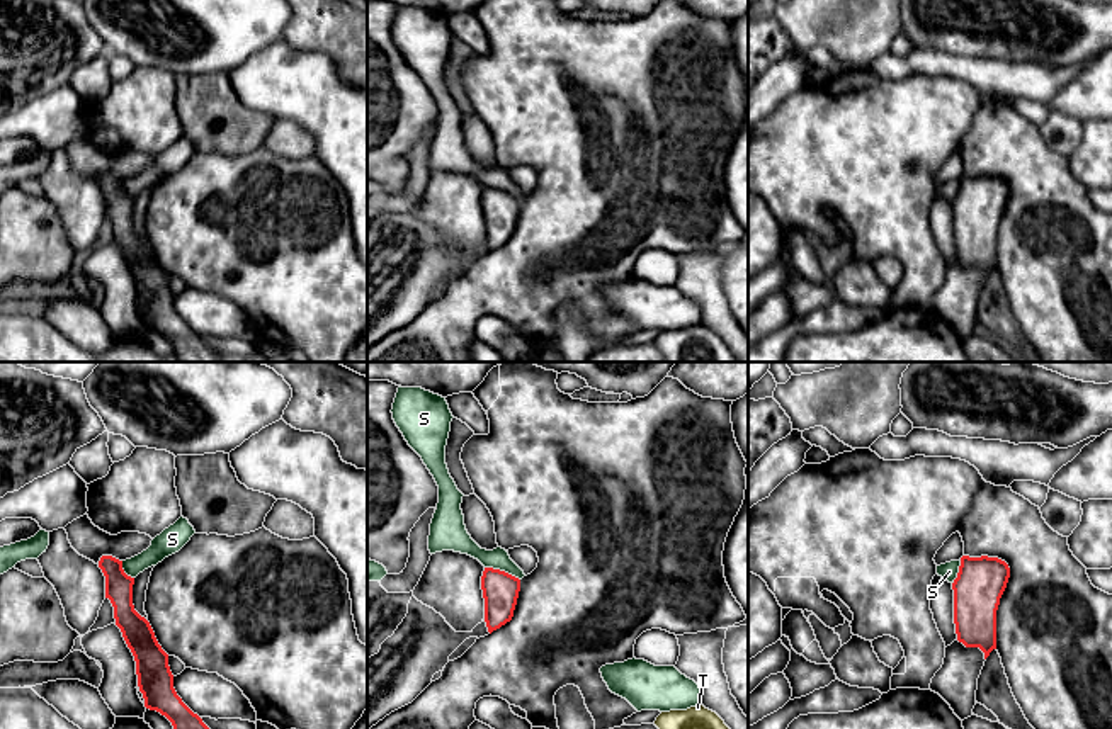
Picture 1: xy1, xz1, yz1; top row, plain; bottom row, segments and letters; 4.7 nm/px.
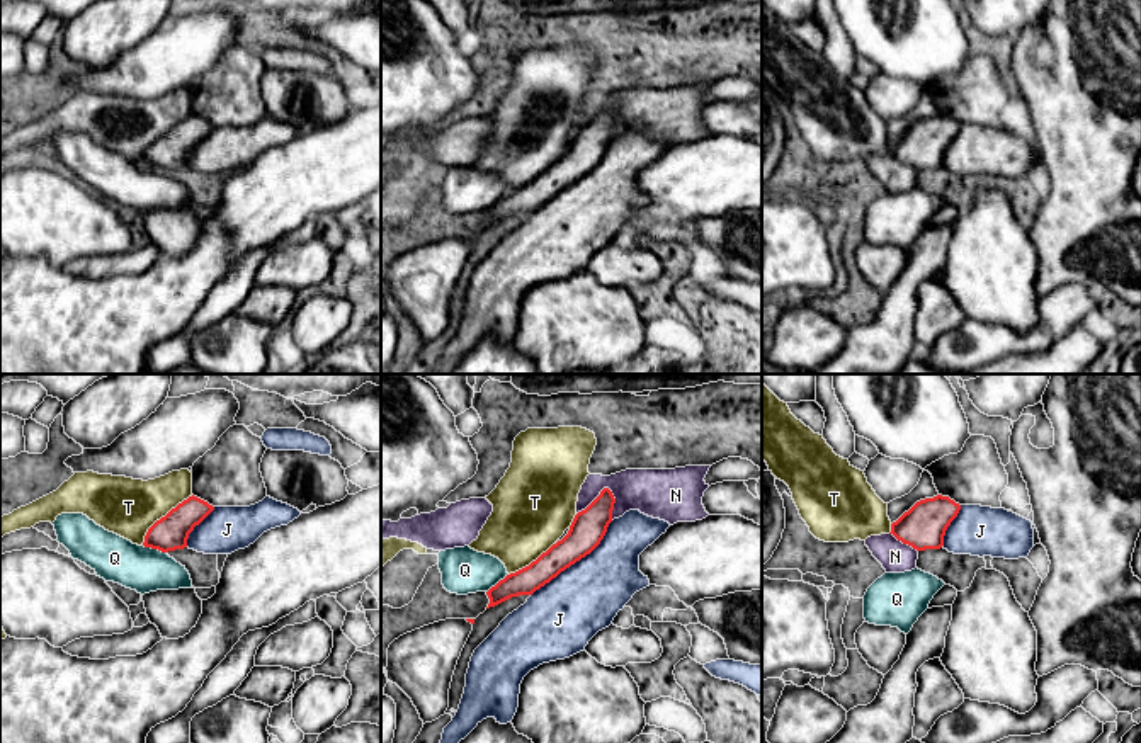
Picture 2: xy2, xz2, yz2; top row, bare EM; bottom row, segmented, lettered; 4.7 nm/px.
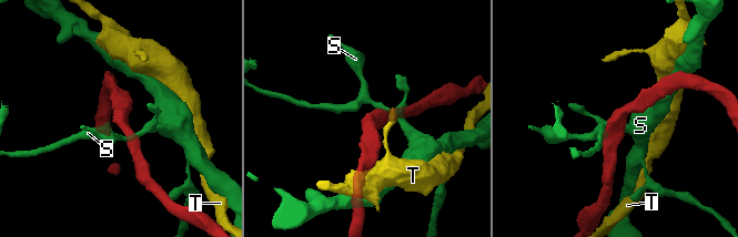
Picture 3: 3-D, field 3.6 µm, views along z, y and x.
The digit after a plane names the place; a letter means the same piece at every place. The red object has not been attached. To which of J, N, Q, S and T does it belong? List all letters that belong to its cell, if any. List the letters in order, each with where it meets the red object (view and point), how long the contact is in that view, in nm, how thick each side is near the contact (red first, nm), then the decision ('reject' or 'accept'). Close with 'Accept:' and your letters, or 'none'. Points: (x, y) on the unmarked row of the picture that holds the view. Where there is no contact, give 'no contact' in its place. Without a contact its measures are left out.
J: xz2 (575, 181) | 550 nm | 160/340 nm | accept
N: xz2 (596, 118) | 200 nm | 160/200 nm | reject
Q: xy2 (155, 167) | 120 nm | 170/220 nm | reject
S: xz1 (502, 191) | 180 nm | 180/110 nm | reject
T: xy2 (162, 136) | 340 nm | 170/280 nm | reject
Accept: J

